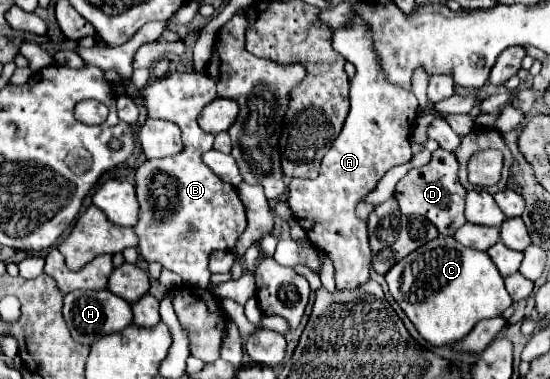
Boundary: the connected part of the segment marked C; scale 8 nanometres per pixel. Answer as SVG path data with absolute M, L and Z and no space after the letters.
M441 235L395 263L385 273L385 281L389 293L429 345L453 345L479 321L499 317L513 303L505 291L503 277L489 265L493 261L487 253L463 247L453 237Z

